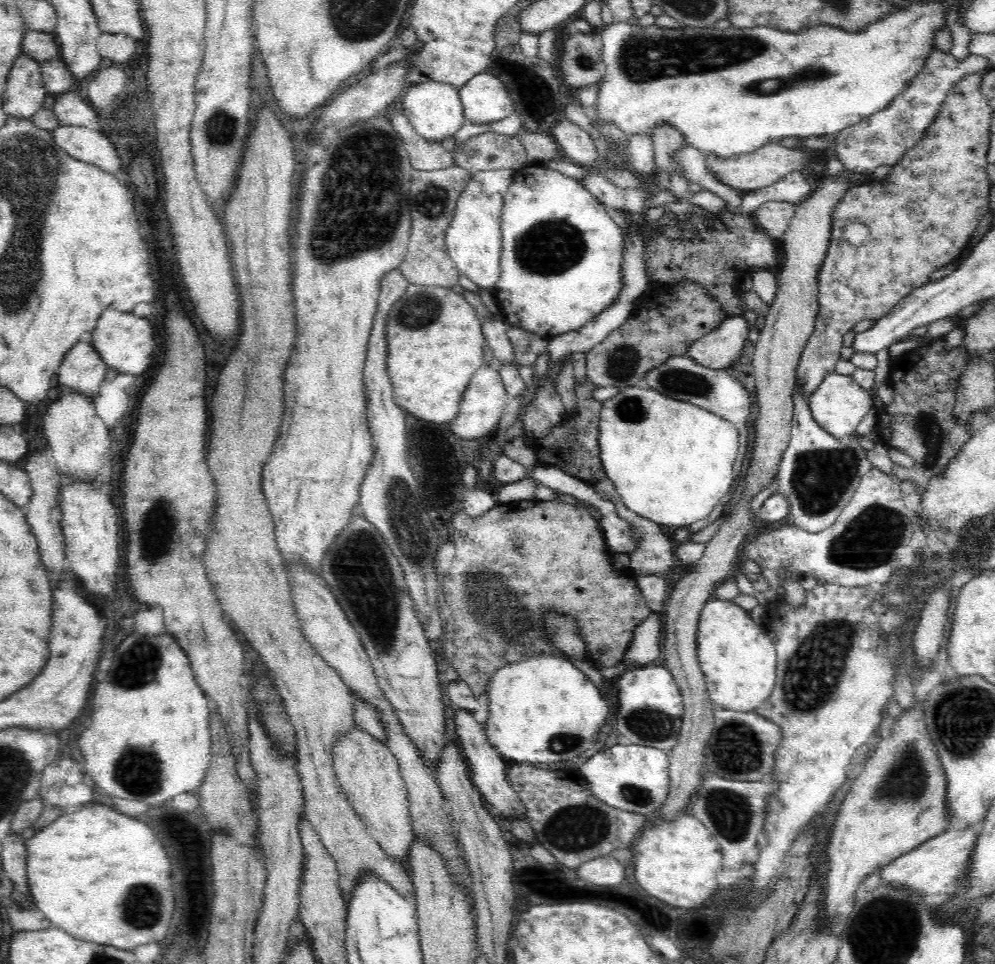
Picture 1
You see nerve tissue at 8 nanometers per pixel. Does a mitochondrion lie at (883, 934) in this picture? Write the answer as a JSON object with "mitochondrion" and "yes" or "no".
{"mitochondrion":"yes"}

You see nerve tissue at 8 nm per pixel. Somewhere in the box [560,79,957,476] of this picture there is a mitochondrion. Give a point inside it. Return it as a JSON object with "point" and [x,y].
{"point":[930,430]}

